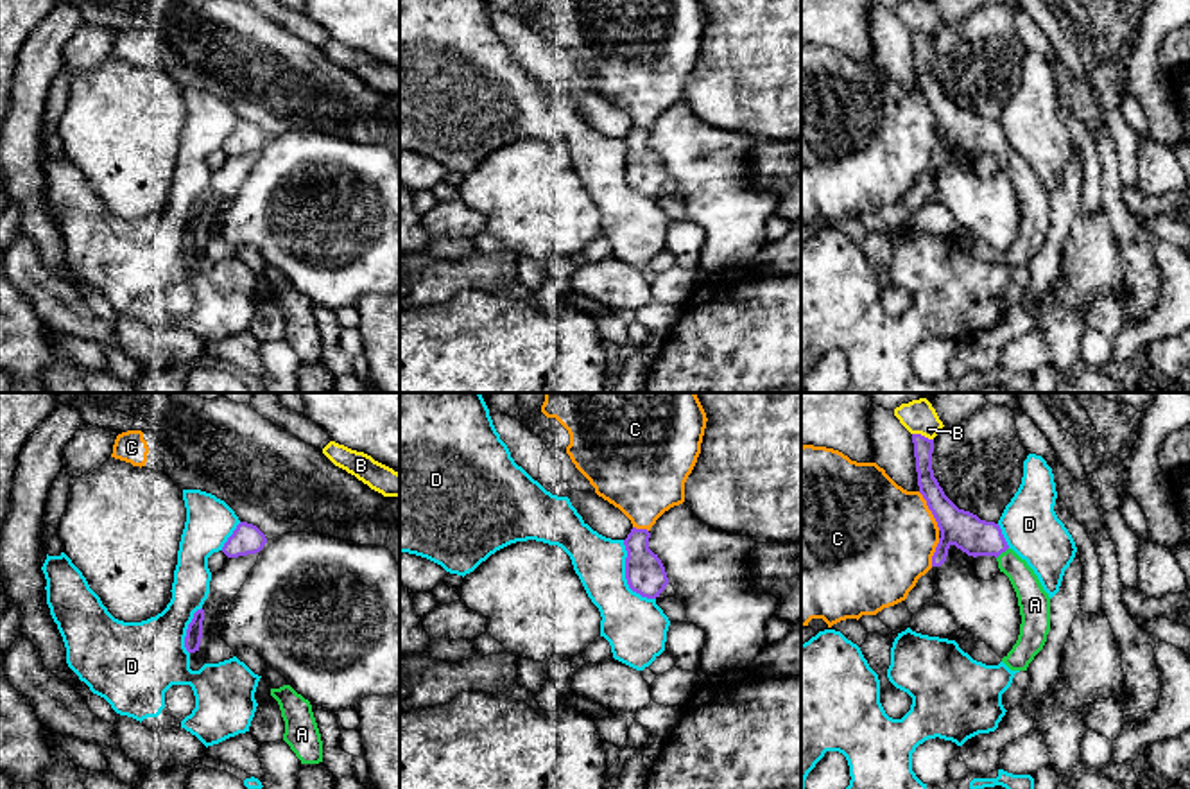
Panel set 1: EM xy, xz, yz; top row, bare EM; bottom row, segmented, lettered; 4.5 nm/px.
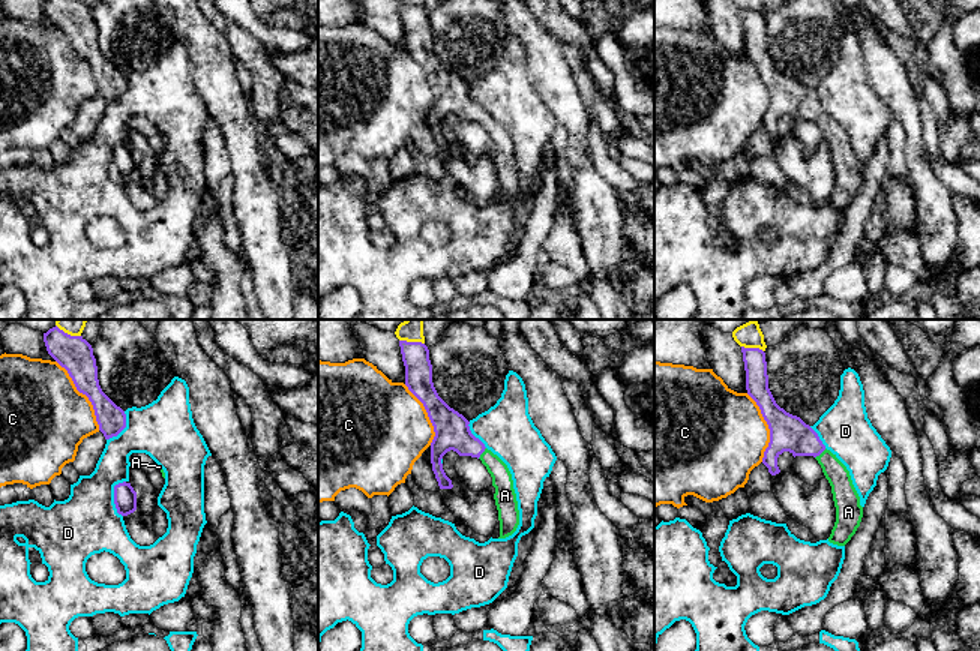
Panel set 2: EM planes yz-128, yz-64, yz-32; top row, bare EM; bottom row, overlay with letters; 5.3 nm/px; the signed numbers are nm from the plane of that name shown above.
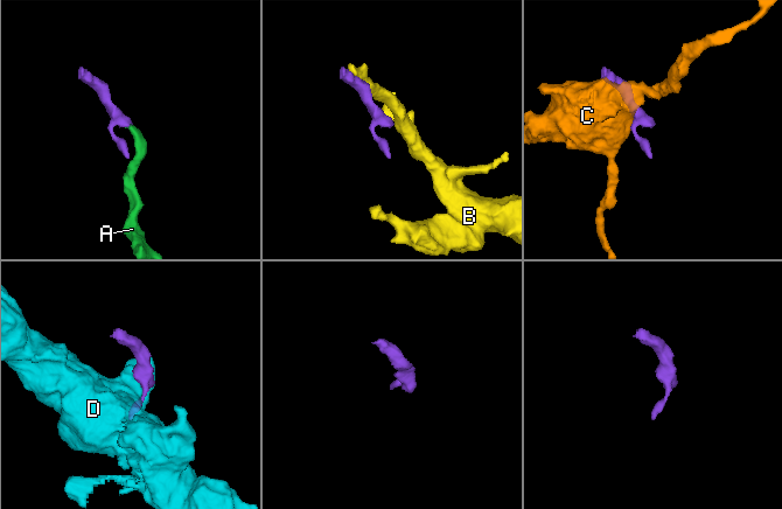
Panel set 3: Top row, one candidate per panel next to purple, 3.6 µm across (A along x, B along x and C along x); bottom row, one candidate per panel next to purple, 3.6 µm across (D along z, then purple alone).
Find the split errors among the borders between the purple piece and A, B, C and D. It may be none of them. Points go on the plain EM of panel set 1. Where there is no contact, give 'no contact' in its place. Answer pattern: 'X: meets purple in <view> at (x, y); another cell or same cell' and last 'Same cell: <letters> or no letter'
A: meets purple in yz at (1002, 149); same cell
B: meets purple in yz at (923, 34); another cell
C: meets purple in yz at (931, 108); another cell
D: meets purple in xz at (626, 174); another cell
Same cell: A

